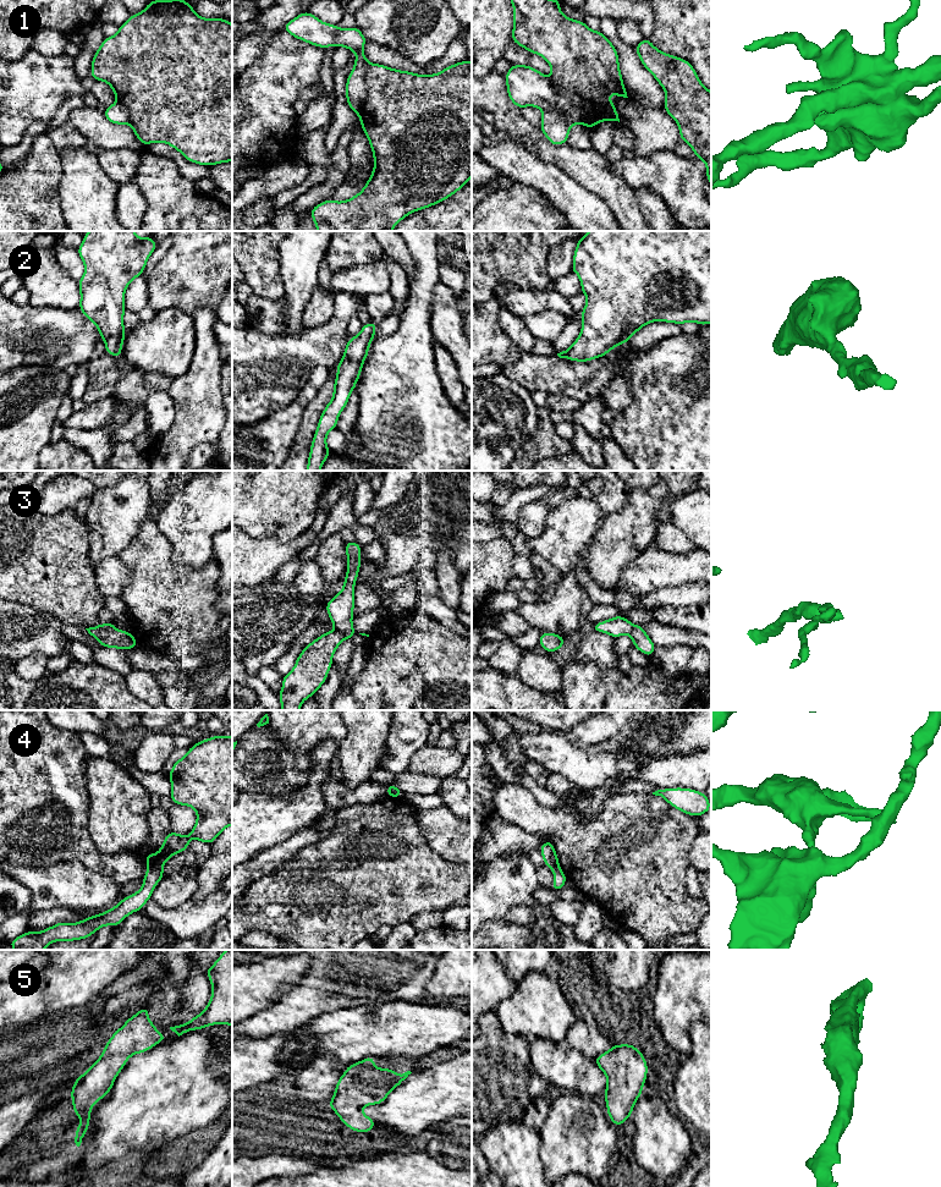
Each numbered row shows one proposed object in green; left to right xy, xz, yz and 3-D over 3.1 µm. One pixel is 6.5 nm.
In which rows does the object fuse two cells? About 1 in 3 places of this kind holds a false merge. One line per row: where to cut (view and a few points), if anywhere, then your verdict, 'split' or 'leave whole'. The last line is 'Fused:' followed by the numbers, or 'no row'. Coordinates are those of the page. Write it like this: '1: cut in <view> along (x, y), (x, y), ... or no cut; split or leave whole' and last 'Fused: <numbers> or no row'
1: cut in xz along (370, 64), (366, 73), (366, 99), (356, 113); split
2: no cut; leave whole
3: cut in xz along (335, 628), (346, 633), (353, 630); split
4: cut in xy along (148, 866), (161, 867); split
5: no cut; leave whole
Fused: 1, 3, 4

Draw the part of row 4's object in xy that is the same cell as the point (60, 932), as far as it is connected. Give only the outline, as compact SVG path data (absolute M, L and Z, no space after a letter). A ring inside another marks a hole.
M148 867L143 876L143 886L134 894L123 897L115 907L100 914L87 917L77 923L60 922L42 932L26 932L9 941L13 950L44 950L55 941L75 941L87 939L105 925L117 927L133 912L144 908L155 886L164 878L163 867Z

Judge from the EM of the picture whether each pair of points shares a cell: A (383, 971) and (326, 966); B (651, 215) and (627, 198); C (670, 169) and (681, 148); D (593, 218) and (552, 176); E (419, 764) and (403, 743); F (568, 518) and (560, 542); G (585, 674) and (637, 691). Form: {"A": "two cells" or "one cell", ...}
{"A": "one cell", "B": "two cells", "C": "two cells", "D": "one cell", "E": "two cells", "F": "one cell", "G": "one cell"}

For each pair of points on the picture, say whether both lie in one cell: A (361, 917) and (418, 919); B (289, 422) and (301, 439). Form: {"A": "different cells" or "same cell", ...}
{"A": "different cells", "B": "different cells"}

